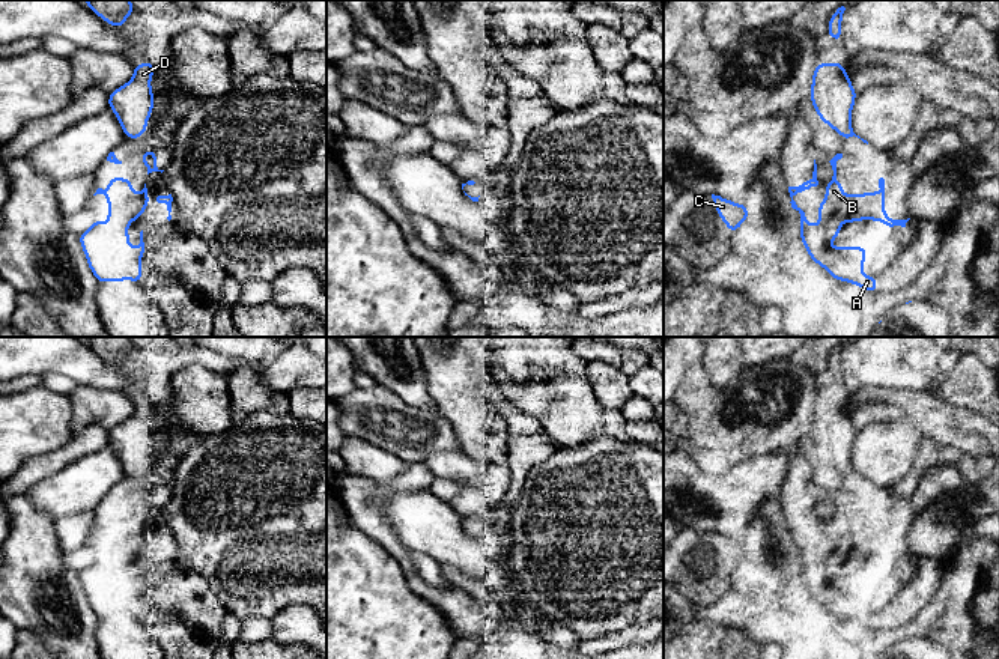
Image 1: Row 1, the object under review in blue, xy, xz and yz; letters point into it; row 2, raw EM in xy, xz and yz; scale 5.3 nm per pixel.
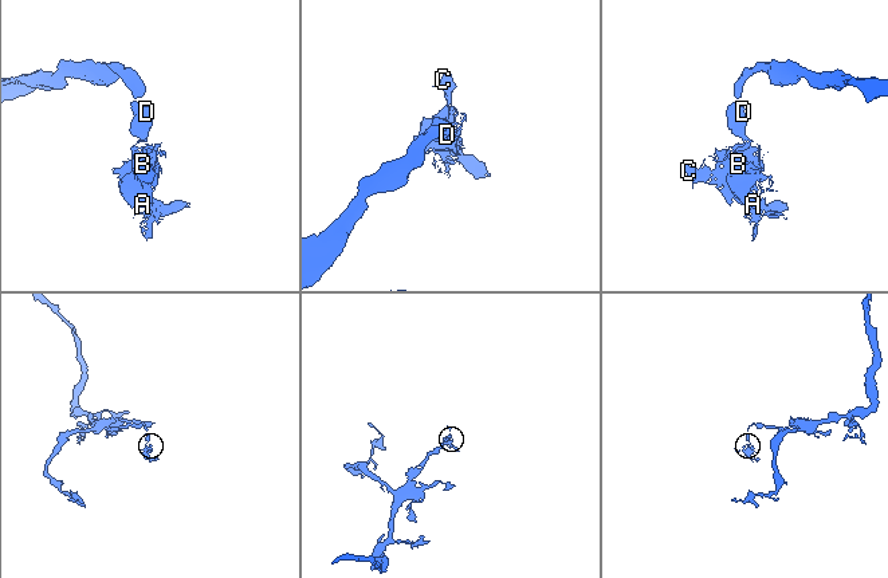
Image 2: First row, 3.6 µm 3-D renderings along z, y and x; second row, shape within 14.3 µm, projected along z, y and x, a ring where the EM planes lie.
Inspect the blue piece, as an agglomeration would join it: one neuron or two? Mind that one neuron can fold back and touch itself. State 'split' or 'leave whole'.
split

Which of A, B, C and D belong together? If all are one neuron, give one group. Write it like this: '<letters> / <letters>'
A B C / D

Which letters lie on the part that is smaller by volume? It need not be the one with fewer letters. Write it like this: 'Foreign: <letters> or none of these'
Foreign: A, B, C

